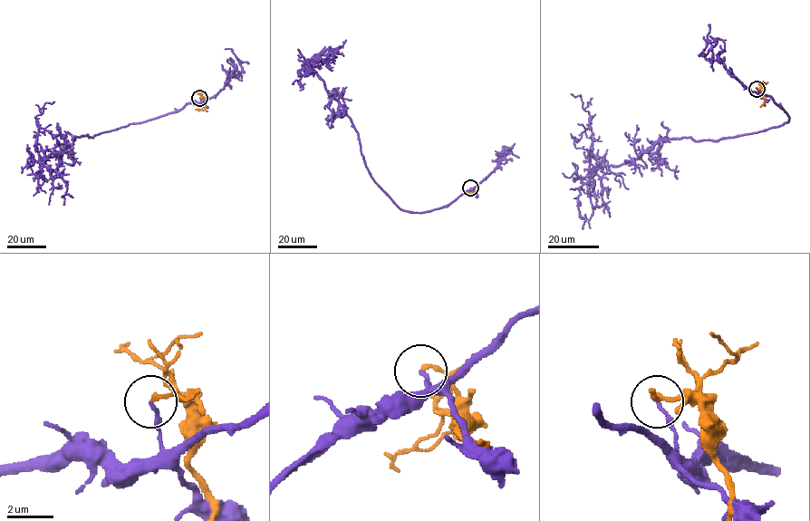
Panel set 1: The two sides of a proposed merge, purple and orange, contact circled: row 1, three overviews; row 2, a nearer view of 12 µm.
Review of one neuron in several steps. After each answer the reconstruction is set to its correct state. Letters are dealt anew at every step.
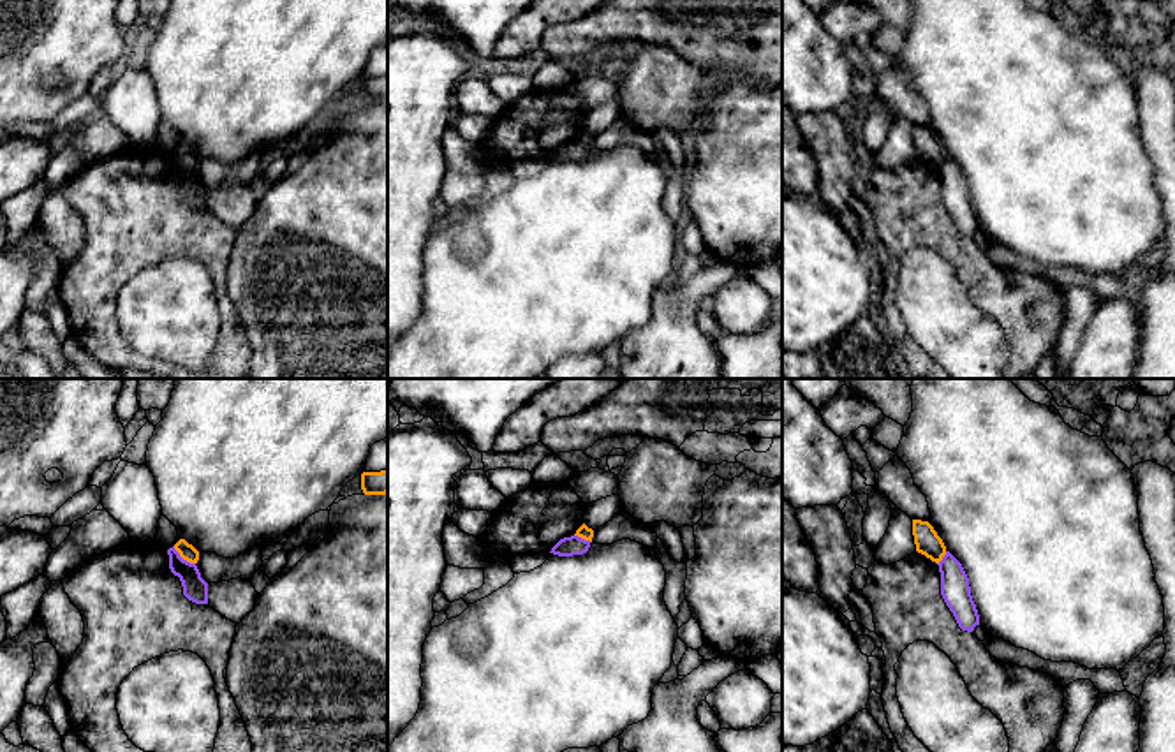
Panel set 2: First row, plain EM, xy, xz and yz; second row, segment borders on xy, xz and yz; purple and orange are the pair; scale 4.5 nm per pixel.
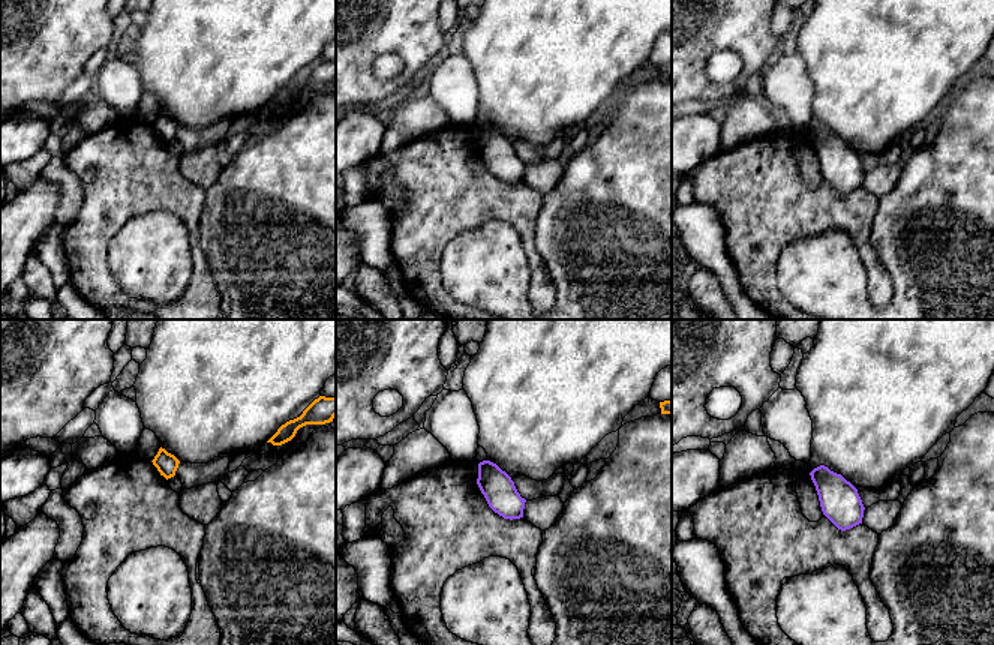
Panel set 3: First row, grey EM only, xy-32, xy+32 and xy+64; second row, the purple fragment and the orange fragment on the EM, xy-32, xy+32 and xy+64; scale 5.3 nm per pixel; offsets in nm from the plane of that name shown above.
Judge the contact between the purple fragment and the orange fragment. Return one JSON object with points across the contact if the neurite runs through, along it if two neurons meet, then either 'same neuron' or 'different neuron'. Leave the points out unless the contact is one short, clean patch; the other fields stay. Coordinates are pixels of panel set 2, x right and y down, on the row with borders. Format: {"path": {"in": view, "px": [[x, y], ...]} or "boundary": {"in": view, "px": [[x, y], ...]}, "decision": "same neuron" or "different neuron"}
{"boundary": {"in": "xy", "px": [[173, 546], [184, 559], [194, 564]]}, "decision": "different neuron"}

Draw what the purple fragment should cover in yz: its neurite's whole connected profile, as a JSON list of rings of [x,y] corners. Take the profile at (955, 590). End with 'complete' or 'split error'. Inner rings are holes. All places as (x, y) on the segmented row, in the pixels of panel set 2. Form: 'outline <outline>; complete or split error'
outline [[[950,553],[937,564],[941,572],[941,595],[962,630],[972,632],[979,615],[971,595],[969,578],[962,564]]]; complete

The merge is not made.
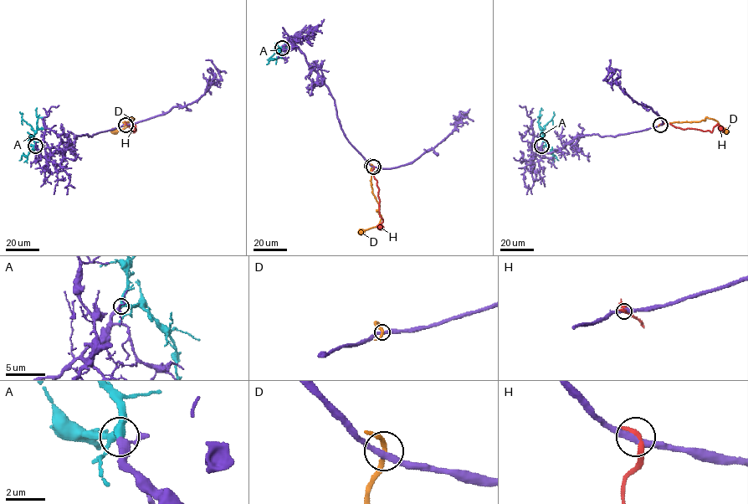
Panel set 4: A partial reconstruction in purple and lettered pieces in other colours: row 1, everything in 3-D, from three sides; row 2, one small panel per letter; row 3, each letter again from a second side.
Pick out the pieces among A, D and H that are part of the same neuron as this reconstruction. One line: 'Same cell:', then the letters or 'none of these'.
Same cell: A

